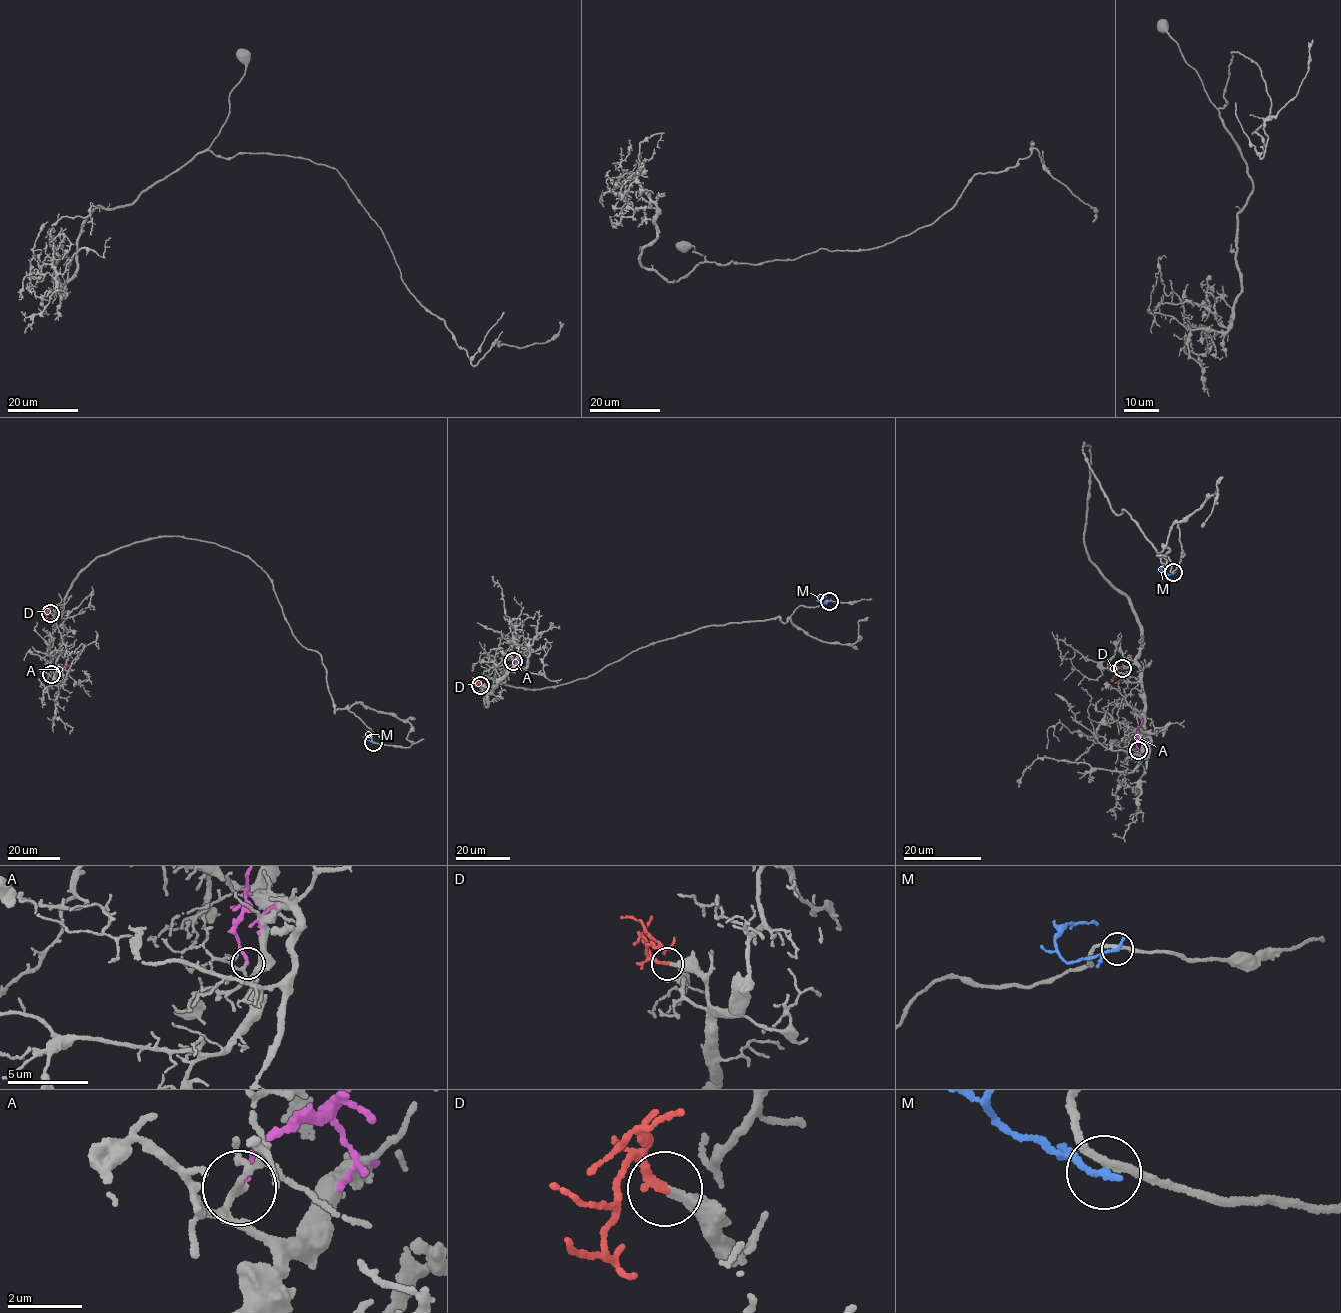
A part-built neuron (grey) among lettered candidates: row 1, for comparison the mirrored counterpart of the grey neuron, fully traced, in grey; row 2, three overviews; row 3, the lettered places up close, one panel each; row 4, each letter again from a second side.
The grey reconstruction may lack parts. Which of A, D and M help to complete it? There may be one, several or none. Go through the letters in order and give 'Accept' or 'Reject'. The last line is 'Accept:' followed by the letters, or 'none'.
A: Reject
D: Accept
M: Reject
Accept: D

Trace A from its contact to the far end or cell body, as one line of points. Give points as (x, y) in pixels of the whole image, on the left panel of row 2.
A: (51, 674), (69, 665)

